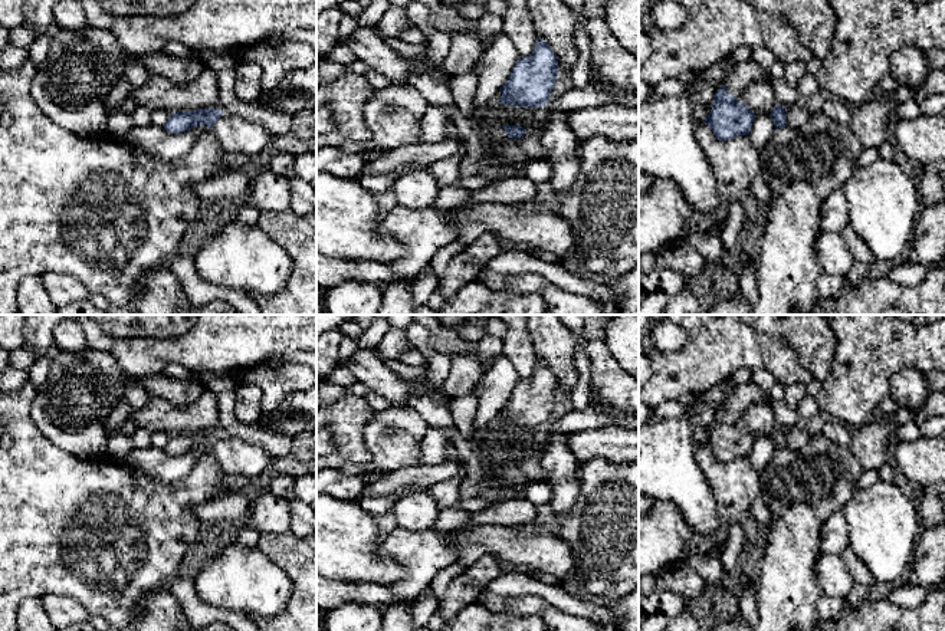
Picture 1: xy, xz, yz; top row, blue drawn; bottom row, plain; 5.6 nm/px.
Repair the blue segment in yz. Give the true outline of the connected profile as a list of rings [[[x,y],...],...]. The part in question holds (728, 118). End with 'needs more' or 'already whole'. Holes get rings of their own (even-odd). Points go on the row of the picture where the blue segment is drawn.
[[[752,57],[729,68],[726,82],[716,91],[712,109],[702,121],[719,141],[749,134],[757,115],[738,99],[744,89],[757,80],[771,82],[771,75]]]; needs more

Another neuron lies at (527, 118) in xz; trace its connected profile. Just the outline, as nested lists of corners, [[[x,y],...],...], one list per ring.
[[[489,105],[483,111],[485,118],[499,122],[501,125],[516,125],[524,129],[537,128],[539,132],[548,124],[548,109],[538,108],[519,108],[512,105]]]

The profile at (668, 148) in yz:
[[[696,73],[688,85],[688,92],[680,96],[660,98],[656,102],[639,105],[639,171],[653,180],[672,180],[680,188],[686,201],[699,211],[712,211],[719,206],[715,174],[706,158],[705,149],[693,134],[696,119],[692,112],[698,105],[713,102],[716,88],[702,82]]]

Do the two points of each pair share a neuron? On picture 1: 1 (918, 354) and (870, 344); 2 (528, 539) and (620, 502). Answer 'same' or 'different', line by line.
1: same
2: different

